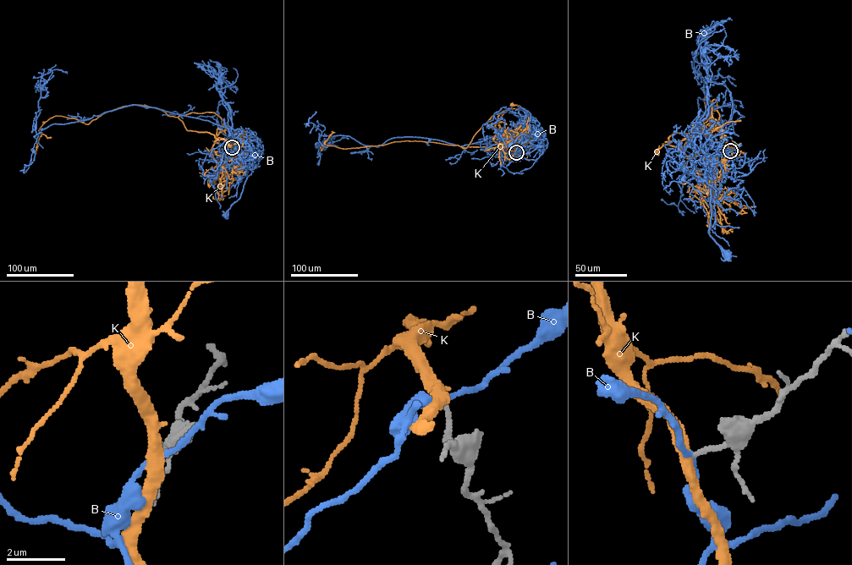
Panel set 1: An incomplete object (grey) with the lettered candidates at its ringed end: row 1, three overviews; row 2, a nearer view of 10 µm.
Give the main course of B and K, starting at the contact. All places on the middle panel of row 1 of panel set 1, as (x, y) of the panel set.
B: (516, 152), (522, 143), (523, 139), (520, 139), (520, 142), (531, 137), (520, 134), (513, 147)
K: (516, 152), (497, 118), (502, 111), (521, 107), (512, 105)

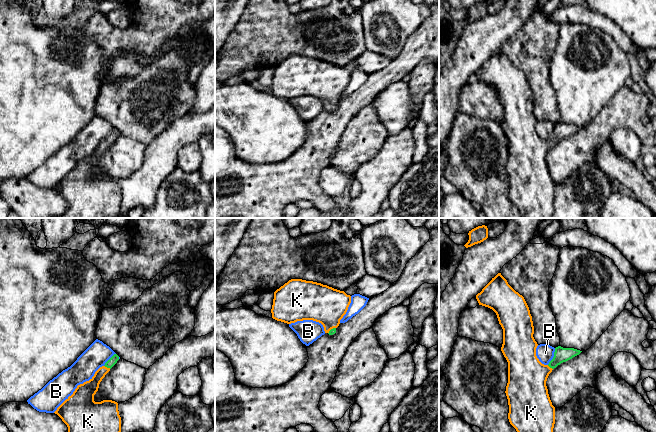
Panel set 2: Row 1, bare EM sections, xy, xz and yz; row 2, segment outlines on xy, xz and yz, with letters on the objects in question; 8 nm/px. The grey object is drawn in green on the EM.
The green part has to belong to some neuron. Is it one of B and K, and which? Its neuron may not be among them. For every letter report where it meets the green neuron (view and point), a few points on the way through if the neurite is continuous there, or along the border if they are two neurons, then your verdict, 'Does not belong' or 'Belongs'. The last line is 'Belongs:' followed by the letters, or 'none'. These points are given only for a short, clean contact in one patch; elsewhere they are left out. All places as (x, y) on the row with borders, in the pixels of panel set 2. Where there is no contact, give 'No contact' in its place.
B: Touches green at yz (554, 356). Boundary: yz (555, 348), (553, 358), (547, 364). Does not belong
K: Touches green at xy (107, 367). Path across: xy (112, 361), (107, 367), (87, 390). Belongs
Belongs: K

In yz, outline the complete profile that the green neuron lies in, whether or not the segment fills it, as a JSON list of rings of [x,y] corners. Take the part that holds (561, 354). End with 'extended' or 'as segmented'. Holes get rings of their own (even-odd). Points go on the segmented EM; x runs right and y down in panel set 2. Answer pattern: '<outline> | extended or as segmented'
[[[501,273],[492,278],[476,295],[476,299],[479,305],[488,307],[496,313],[503,329],[501,351],[508,362],[508,383],[505,393],[509,405],[510,424],[517,432],[553,432],[555,407],[548,394],[547,378],[554,368],[579,355],[582,351],[558,346],[549,364],[542,364],[536,356],[538,344],[533,337],[534,326],[529,307],[524,297],[508,284]]] | extended

